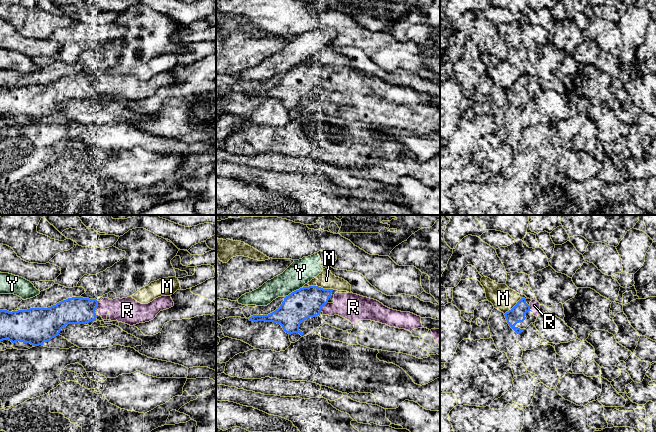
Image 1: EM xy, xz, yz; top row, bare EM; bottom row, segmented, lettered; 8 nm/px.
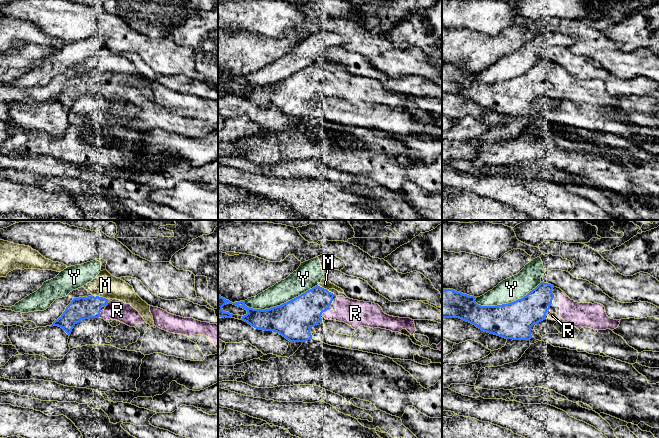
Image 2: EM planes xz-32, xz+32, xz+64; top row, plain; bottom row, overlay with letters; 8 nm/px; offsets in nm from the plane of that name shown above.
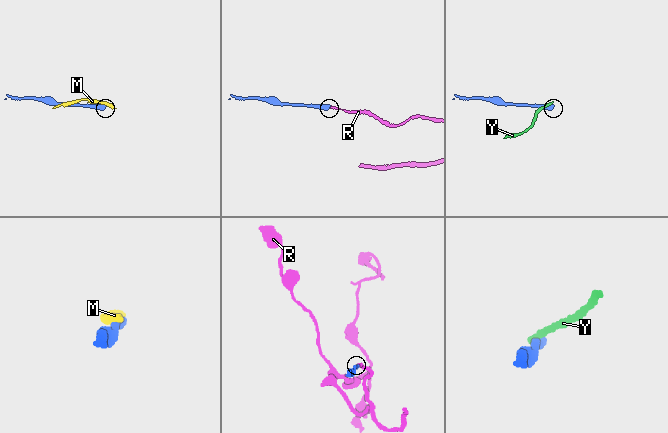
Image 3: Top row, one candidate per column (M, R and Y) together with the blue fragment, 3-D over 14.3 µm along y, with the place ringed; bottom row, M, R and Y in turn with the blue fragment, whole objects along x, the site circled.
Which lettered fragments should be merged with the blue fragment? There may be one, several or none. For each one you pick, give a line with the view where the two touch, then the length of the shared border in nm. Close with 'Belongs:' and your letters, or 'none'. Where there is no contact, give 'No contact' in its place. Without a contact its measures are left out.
R: Touches blue in xz. Shared border 100 nm
Belongs: R

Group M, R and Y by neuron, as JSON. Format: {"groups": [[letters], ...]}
{"groups": [["M"], ["R"], ["Y"]]}

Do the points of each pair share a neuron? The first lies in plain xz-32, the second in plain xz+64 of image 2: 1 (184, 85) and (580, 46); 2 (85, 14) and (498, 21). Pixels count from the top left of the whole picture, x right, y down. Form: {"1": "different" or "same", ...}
{"1": "different", "2": "same"}

